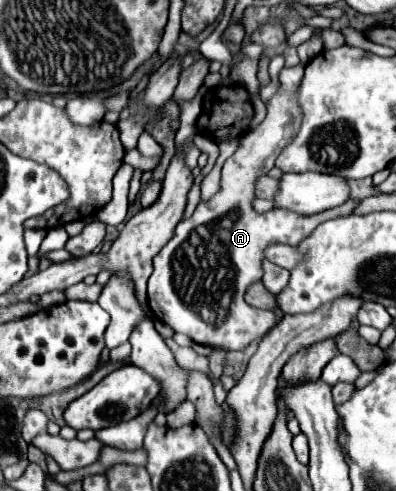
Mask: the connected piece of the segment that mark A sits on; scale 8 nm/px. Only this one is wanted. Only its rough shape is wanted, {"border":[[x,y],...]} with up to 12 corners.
{"border":[[304,63],[154,259],[148,307],[234,351],[278,323],[244,293],[272,243],[320,225],[258,213],[256,179],[292,143]]}

